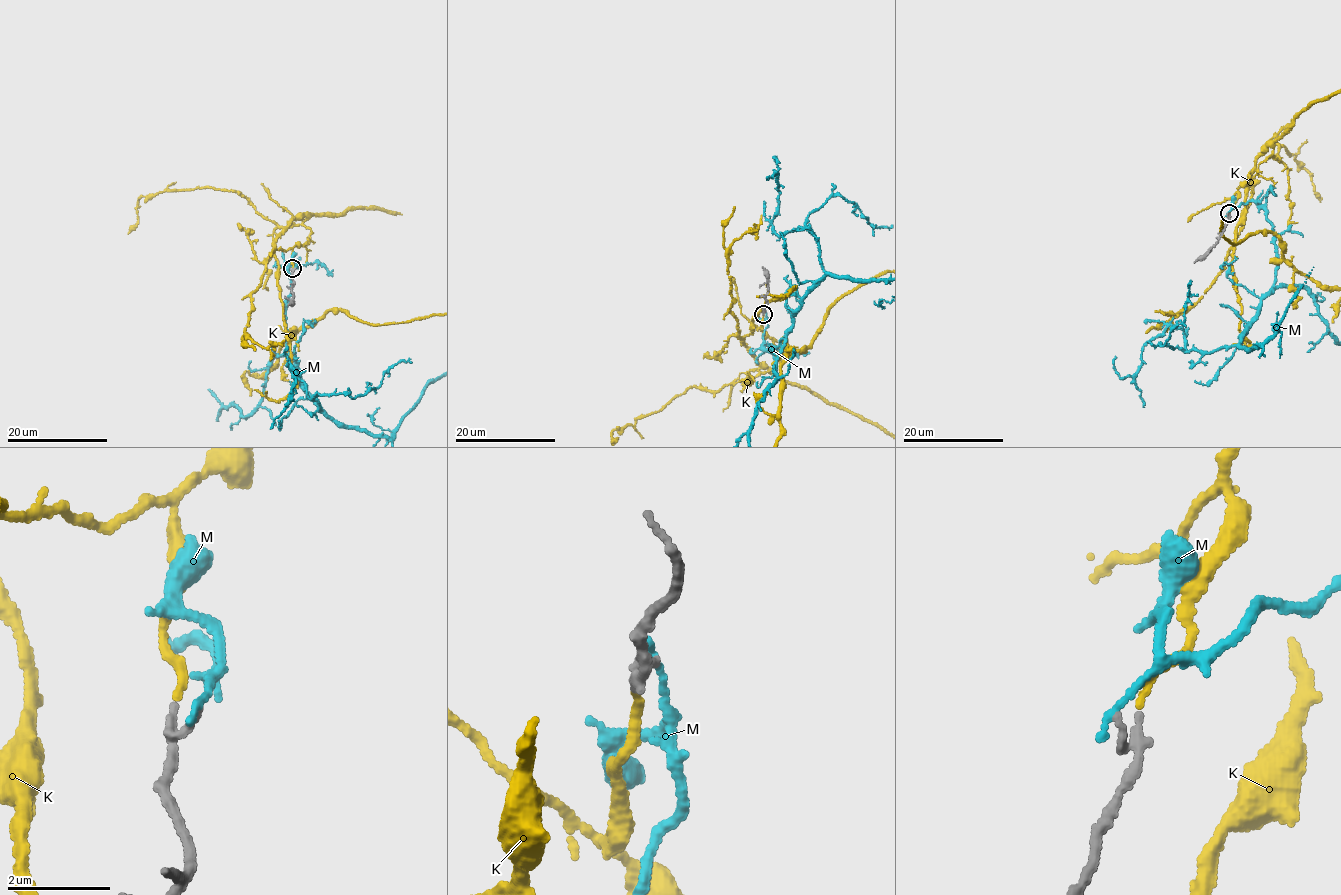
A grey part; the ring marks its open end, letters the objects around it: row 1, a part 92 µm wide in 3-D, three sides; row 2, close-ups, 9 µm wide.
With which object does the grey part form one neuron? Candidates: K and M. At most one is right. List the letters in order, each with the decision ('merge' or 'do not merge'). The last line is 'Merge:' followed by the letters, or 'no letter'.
K: merge
M: do not merge
Merge: K

